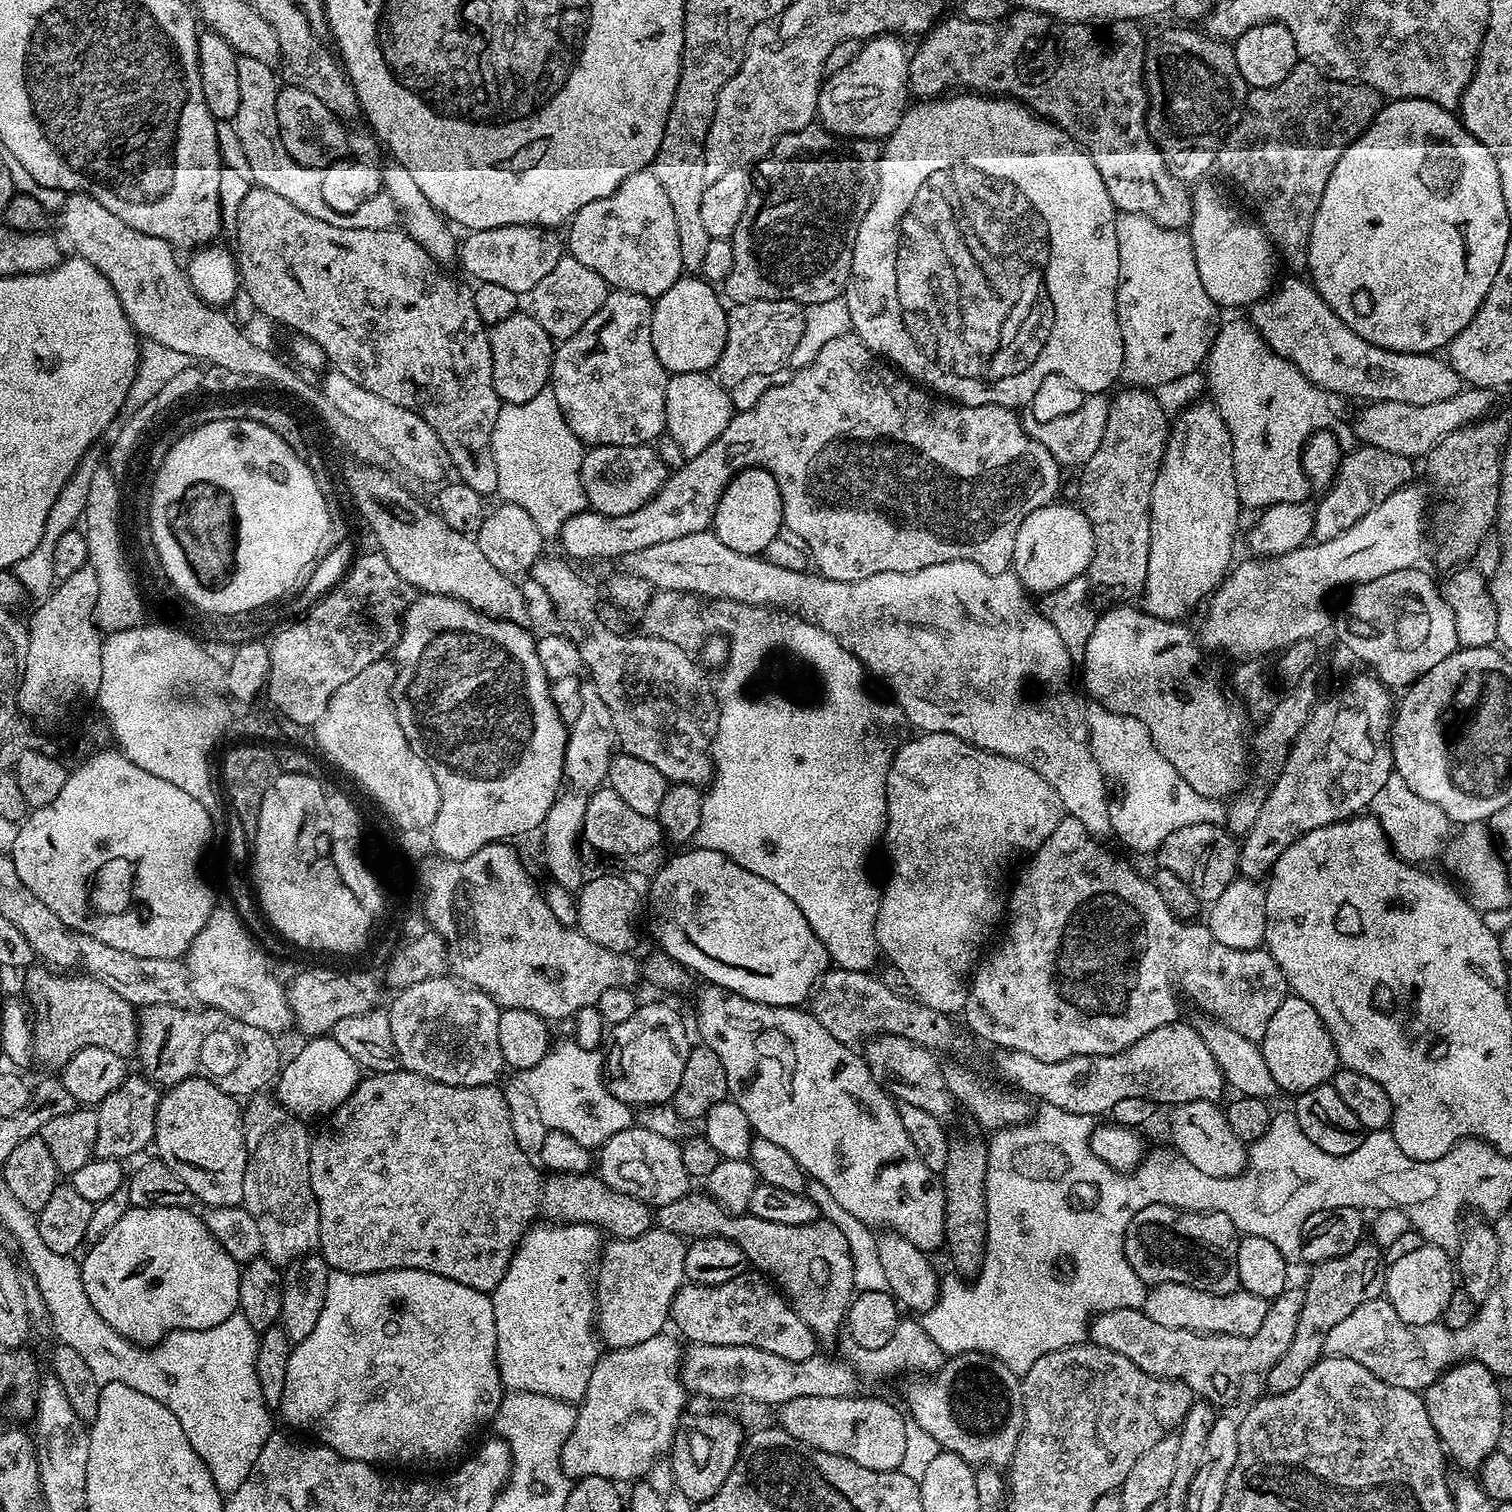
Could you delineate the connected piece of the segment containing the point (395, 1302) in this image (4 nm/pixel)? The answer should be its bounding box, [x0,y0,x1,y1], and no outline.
[278,1268,502,1464]

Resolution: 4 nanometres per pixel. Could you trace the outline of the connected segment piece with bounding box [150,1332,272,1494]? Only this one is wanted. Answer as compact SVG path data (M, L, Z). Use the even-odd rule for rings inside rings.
M170 1332L167 1343L176 1347L176 1364L168 1368L168 1376L156 1376L151 1391L165 1401L177 1416L186 1438L208 1464L217 1487L231 1494L245 1483L252 1463L260 1460L260 1452L270 1439L270 1409L259 1390L256 1360L258 1349L252 1340L228 1340L215 1352L212 1348L196 1348L192 1352L193 1333Z

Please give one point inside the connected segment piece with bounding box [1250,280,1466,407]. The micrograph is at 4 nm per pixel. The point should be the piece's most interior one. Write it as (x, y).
(1295, 322)

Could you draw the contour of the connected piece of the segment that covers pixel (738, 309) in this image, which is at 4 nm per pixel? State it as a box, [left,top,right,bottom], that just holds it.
[718,298,806,376]

